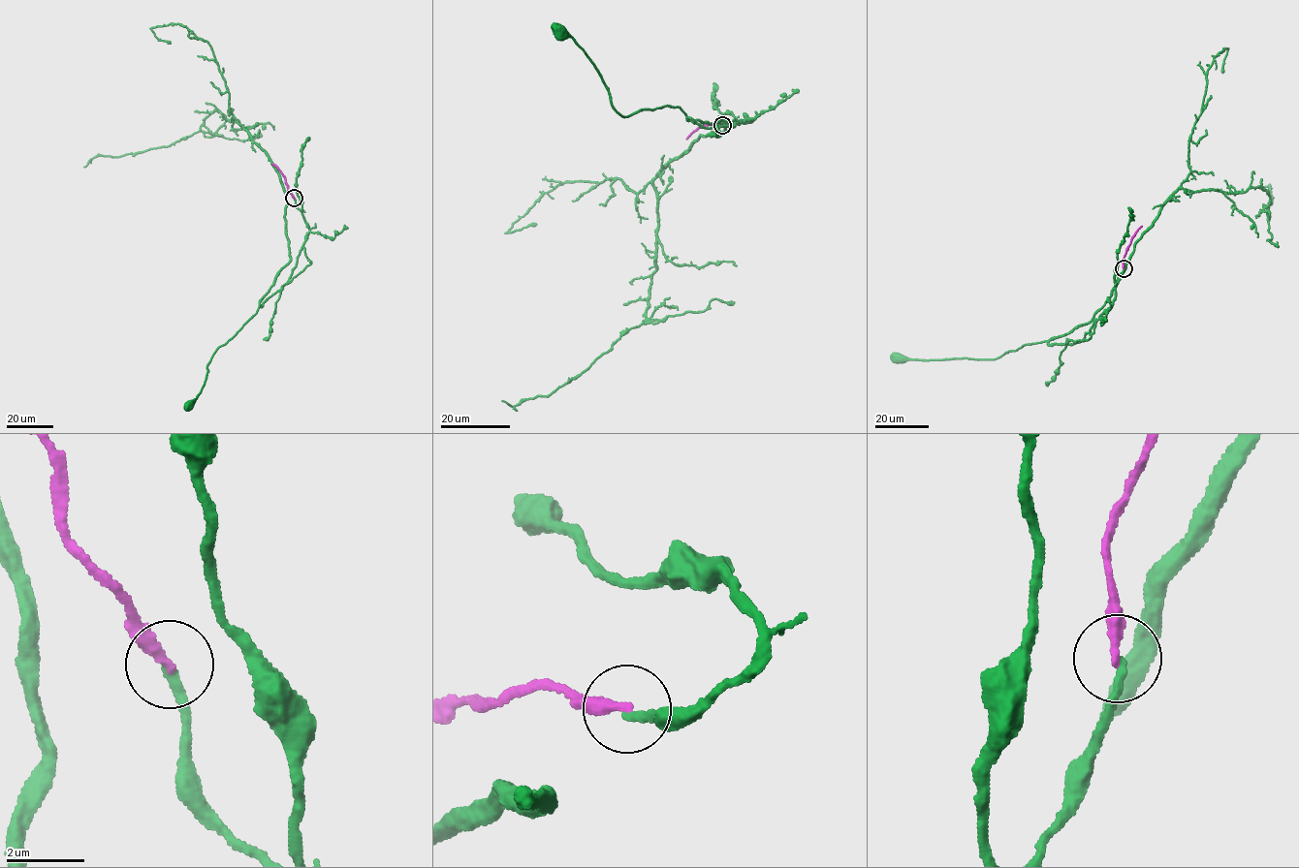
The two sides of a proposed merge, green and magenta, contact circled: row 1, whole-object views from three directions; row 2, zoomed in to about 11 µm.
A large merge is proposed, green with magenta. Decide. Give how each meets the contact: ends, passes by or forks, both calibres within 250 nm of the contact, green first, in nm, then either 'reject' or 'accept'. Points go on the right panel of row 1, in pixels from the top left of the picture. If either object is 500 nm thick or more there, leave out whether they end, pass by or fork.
green ends there; magenta ends there; 200 nm thick on the green side, 280 nm on the other; reject

